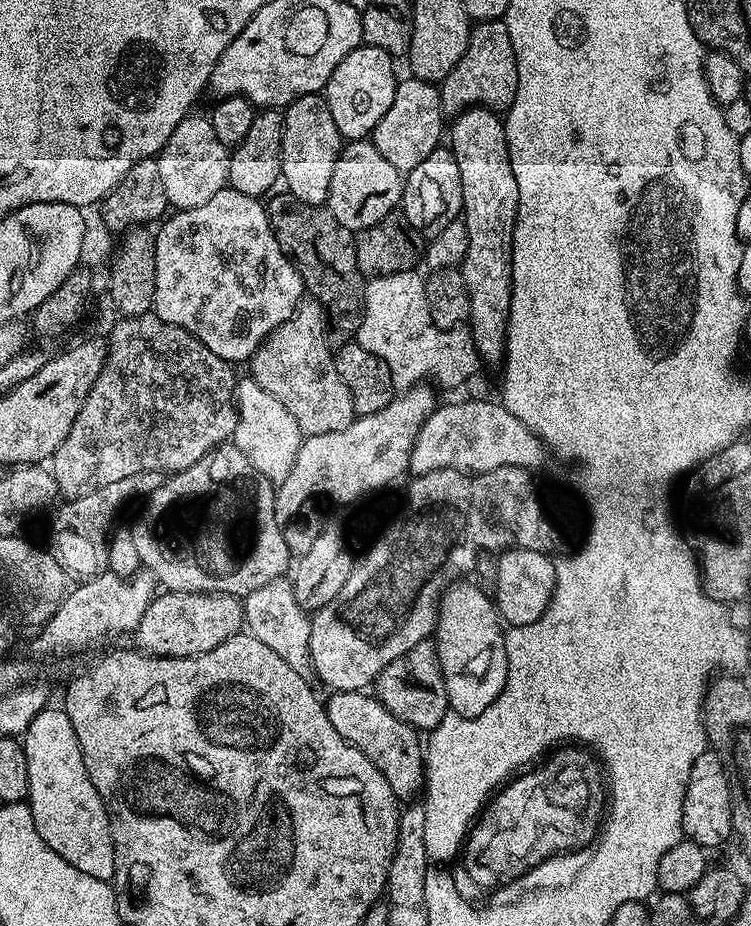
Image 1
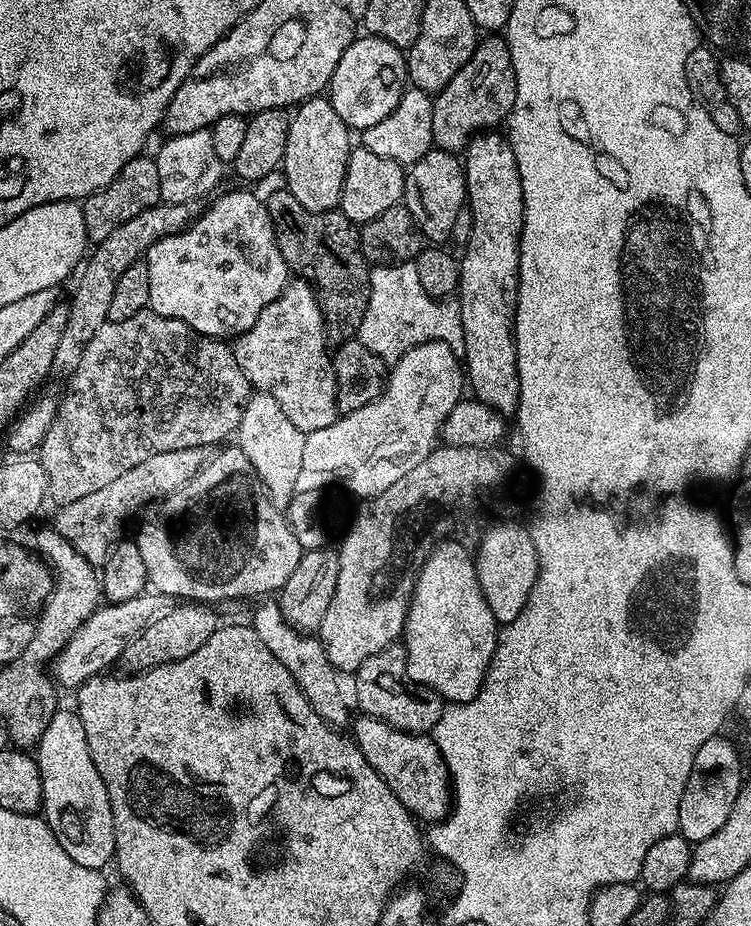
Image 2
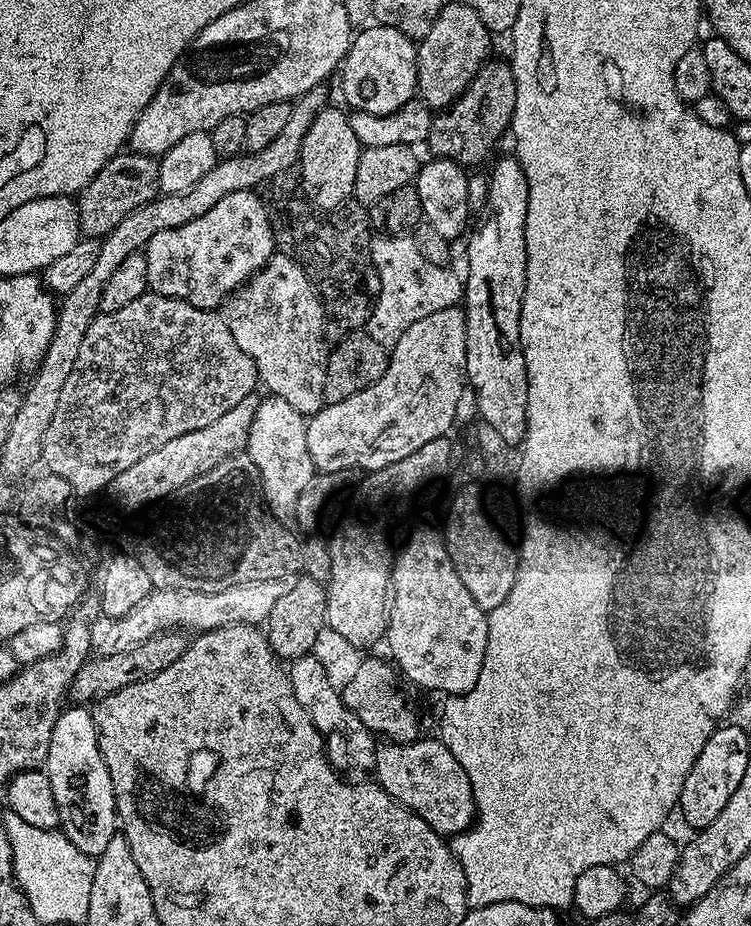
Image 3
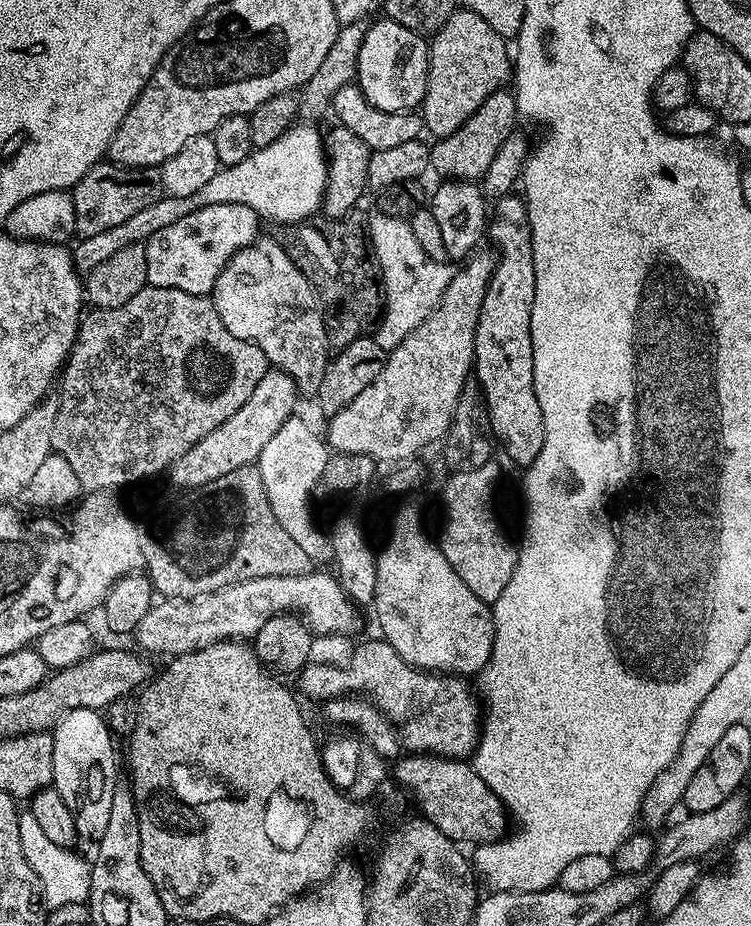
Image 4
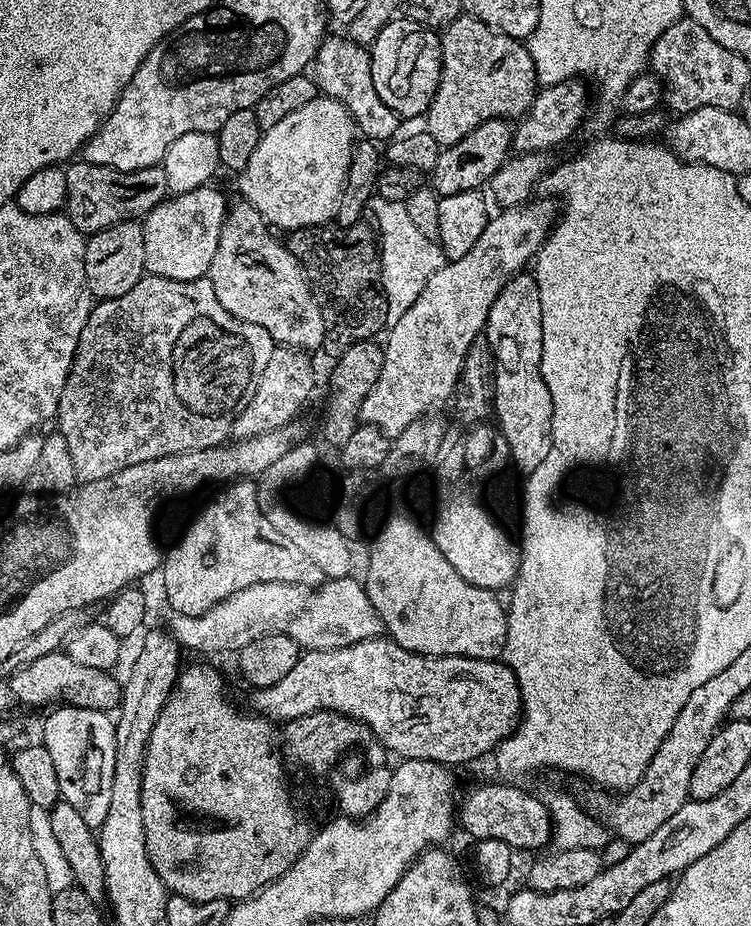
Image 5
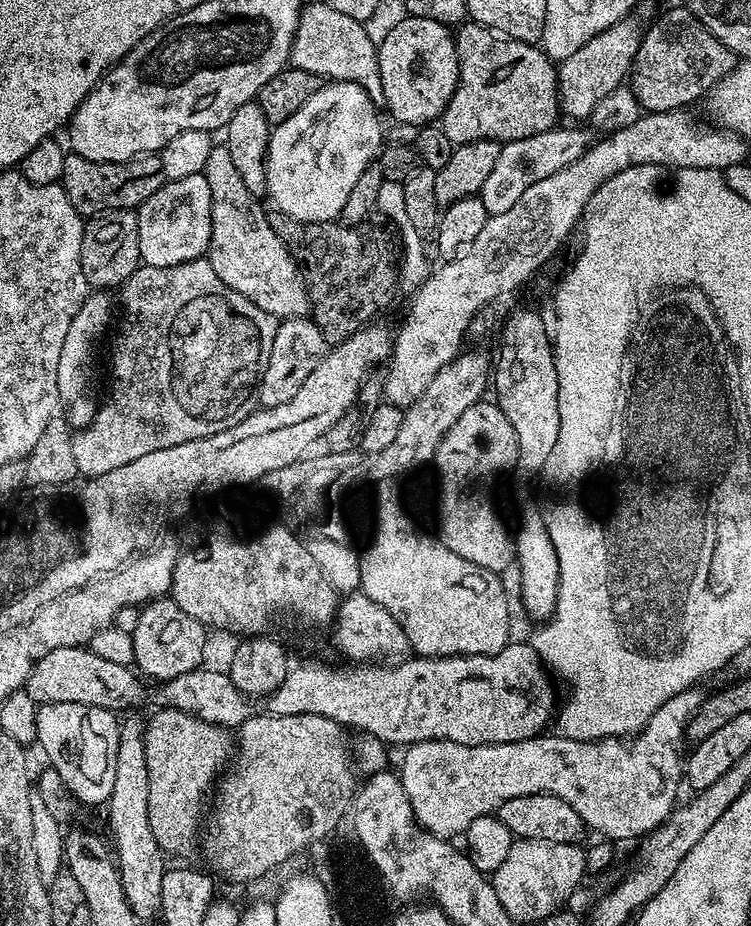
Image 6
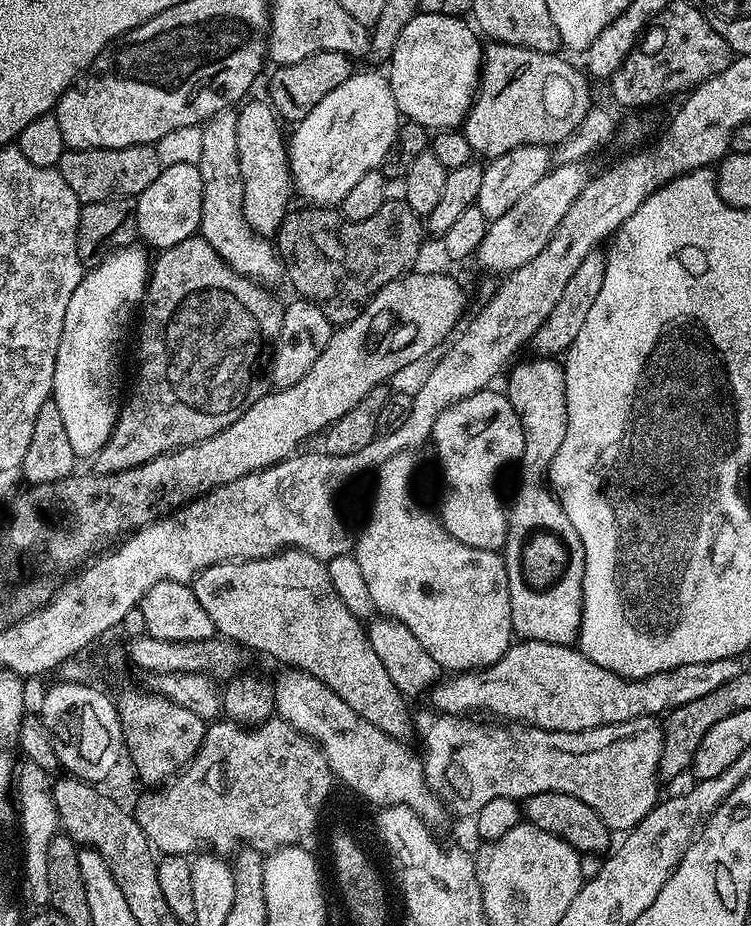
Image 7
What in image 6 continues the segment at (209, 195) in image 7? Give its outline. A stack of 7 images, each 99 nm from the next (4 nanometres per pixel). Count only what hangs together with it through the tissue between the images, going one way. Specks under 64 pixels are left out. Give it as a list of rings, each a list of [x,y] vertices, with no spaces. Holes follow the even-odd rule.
[[[214,146],[210,150],[210,158],[206,158],[203,171],[207,184],[210,185],[210,246],[206,259],[214,266],[214,274],[222,278],[230,290],[238,290],[242,298],[250,298],[254,306],[266,310],[266,314],[275,316],[281,321],[309,315],[309,300],[303,275],[298,274],[298,265],[288,252],[287,246],[278,238],[273,221],[268,220],[261,201],[250,190],[246,190],[246,182],[242,182],[242,174],[238,174],[238,166],[234,166],[234,158],[230,158],[230,150],[226,146]]]

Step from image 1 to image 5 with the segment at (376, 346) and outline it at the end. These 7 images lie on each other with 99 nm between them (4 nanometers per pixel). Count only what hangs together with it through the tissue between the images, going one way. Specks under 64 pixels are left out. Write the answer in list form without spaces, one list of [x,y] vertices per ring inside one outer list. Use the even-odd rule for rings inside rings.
[[[379,194],[370,201],[370,216],[376,219],[375,231],[378,233],[380,250],[380,281],[384,287],[384,297],[388,303],[388,320],[395,322],[414,306],[418,294],[434,278],[434,274],[446,263],[444,252],[437,241],[426,238],[418,226],[410,219],[404,200],[387,200]]]

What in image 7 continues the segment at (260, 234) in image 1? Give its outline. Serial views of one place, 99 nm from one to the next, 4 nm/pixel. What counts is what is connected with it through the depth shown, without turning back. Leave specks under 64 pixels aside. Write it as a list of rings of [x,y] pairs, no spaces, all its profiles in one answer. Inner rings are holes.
[[[194,164],[163,166],[158,178],[135,197],[136,230],[149,249],[163,250],[186,242],[200,231],[202,218],[202,174]]]

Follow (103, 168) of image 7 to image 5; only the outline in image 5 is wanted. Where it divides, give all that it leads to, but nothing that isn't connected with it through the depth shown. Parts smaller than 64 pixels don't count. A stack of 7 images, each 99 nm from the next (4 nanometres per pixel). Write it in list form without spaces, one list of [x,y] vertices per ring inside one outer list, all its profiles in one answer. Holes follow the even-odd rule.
[[[80,158],[69,163],[64,168],[64,173],[66,174],[64,199],[66,215],[70,222],[74,222],[78,231],[85,234],[101,232],[118,222],[139,221],[169,195],[166,170],[163,166],[123,172],[106,166],[89,164],[87,160]]]

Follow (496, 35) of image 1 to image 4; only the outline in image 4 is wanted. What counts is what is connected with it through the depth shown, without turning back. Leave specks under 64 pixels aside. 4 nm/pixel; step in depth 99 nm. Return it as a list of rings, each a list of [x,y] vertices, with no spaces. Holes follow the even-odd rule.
[[[501,90],[490,94],[474,114],[454,134],[441,136],[431,145],[430,168],[437,172],[440,178],[450,180],[479,181],[490,170],[490,162],[494,162],[494,154],[498,154],[498,146],[506,142],[517,131],[516,97],[511,91]]]

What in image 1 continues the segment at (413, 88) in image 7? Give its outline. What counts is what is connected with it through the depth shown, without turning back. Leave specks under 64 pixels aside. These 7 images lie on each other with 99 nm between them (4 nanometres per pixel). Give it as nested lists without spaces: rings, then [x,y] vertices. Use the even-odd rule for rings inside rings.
[[[364,44],[346,54],[346,58],[338,62],[338,70],[330,74],[326,99],[330,106],[330,115],[334,117],[334,126],[338,126],[345,141],[365,139],[376,129],[382,114],[390,110],[390,102],[394,102],[398,83],[396,68],[392,64],[395,64],[394,57],[386,54],[386,50]]]

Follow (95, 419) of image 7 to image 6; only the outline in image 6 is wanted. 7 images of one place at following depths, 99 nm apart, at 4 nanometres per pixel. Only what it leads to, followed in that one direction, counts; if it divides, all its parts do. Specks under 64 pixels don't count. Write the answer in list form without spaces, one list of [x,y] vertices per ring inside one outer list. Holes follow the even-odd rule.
[[[96,290],[93,291],[91,294],[84,297],[84,305],[80,307],[78,310],[78,314],[74,314],[74,322],[70,322],[70,331],[66,333],[66,343],[62,345],[62,354],[58,358],[58,394],[60,395],[60,402],[62,405],[62,412],[63,415],[66,417],[69,424],[72,425],[73,429],[76,430],[83,430],[91,424],[92,419],[94,418],[94,414],[96,413],[98,407],[98,396],[96,400],[96,388],[92,385],[92,379],[96,376],[96,344],[95,340],[99,338],[100,335],[103,334],[104,331],[108,328],[108,323],[112,320],[112,300],[107,291],[104,290]]]

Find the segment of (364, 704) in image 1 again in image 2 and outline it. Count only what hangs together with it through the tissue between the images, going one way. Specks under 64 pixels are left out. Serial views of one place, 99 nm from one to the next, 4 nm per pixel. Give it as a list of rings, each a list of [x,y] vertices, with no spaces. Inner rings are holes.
[[[360,714],[357,717],[357,720],[355,717],[350,724],[351,739],[356,741],[358,750],[364,755],[366,762],[370,762],[370,766],[374,766],[374,770],[380,775],[382,782],[386,782],[386,786],[390,786],[394,798],[398,798],[398,802],[402,802],[402,806],[406,806],[406,810],[411,812],[417,821],[439,822],[445,820],[452,810],[452,781],[448,779],[448,767],[431,735],[419,732],[400,732],[398,729],[390,727],[386,721],[373,716]]]

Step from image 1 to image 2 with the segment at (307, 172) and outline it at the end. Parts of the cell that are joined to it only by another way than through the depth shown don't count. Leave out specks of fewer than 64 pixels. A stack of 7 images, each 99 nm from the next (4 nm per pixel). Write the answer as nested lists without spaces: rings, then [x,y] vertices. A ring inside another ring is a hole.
[[[323,95],[311,96],[295,105],[286,134],[282,184],[290,194],[294,194],[295,201],[306,206],[306,210],[330,212],[339,209],[348,156],[354,147],[354,141],[348,135],[348,125],[338,118],[338,110],[334,110],[332,101]]]

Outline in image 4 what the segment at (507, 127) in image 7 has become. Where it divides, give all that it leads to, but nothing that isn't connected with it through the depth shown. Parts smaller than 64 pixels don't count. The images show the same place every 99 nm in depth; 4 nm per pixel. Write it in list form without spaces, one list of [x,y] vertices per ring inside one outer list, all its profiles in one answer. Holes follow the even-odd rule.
[[[470,9],[453,12],[431,37],[428,49],[428,85],[422,105],[422,124],[427,135],[429,132],[432,138],[439,138],[454,134],[490,94],[501,91],[513,76],[509,41],[486,26]]]

